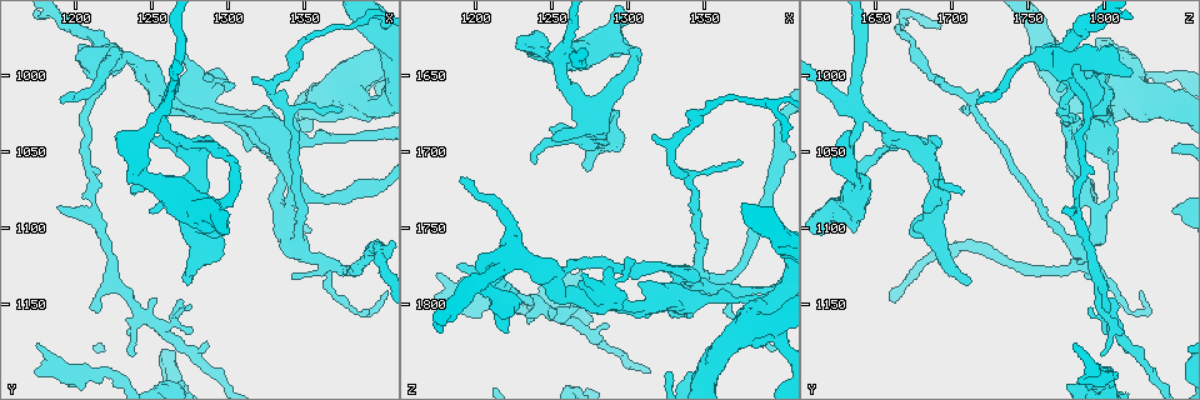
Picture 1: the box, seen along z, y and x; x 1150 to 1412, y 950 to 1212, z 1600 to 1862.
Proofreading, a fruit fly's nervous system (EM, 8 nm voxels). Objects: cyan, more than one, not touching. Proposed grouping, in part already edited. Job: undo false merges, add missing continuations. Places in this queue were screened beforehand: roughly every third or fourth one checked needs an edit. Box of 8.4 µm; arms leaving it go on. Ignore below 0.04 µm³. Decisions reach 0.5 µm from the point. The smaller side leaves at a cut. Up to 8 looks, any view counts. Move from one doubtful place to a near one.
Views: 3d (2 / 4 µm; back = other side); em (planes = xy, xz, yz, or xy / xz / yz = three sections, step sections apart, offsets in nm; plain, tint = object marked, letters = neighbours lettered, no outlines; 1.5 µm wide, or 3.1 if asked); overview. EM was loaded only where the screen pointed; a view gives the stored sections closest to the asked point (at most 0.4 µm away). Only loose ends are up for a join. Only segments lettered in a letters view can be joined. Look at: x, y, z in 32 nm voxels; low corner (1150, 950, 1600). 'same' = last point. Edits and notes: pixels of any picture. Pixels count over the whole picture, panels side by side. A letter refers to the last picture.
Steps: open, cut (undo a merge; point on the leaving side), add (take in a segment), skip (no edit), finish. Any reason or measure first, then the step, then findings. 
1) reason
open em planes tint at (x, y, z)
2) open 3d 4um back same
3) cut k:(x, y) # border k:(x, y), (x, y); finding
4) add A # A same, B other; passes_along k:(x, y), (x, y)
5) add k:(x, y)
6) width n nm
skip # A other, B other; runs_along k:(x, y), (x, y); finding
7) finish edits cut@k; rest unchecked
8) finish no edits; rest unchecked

arms part here
open 3d 4um at (1346, 1076, 1786)

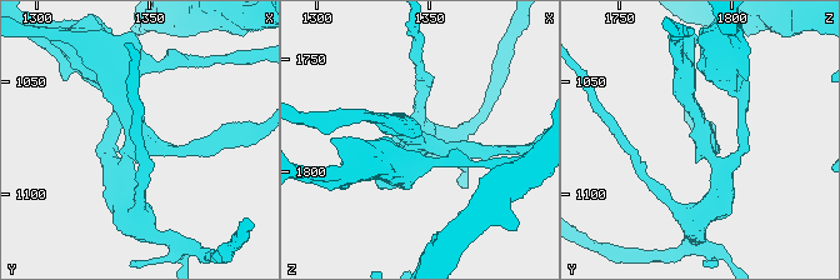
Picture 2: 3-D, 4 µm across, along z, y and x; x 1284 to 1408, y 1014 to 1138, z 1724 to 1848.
now the EM
open em planes tint at (1344, 1076, 1786)

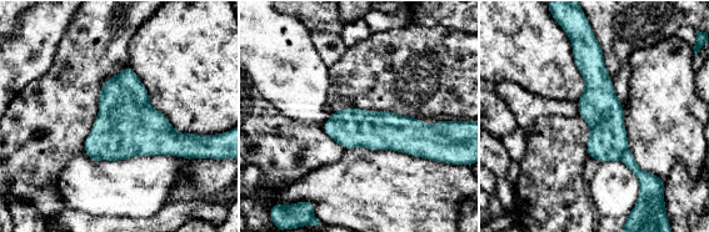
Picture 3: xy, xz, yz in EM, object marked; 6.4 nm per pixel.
see the neighbours
open em planes letters same

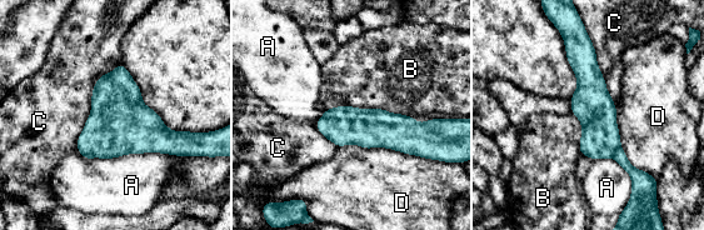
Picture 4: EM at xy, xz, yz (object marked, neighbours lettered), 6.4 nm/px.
width 240 nm
cut 4:(640, 180) # A other, B other, C other, D other; border 4:(619, 146), (612, 156); two neurons meet here

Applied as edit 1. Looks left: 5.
free end
open em planes plain at (1174, 1194, 1796)

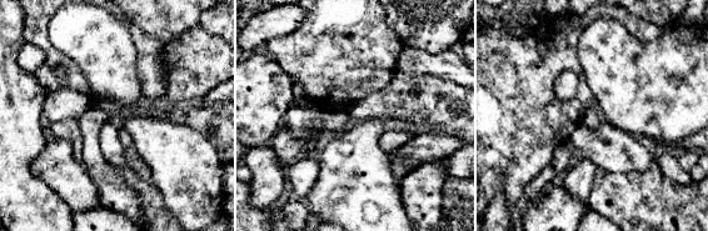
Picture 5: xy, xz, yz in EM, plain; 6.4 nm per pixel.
open em planes letters same

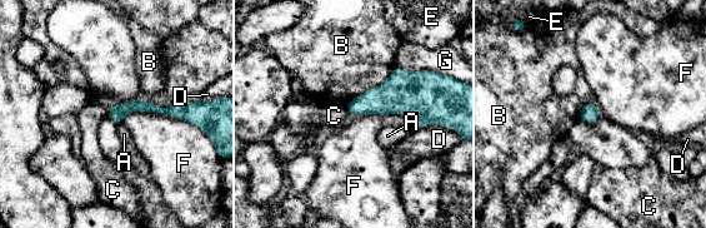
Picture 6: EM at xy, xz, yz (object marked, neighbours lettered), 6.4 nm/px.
longest_contact F 500 nm
skip # A other, B other, C other, D other, E other, F other, G other; no lettered segment goes on from it

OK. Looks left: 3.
finish edits cut@4; rest unchecked

